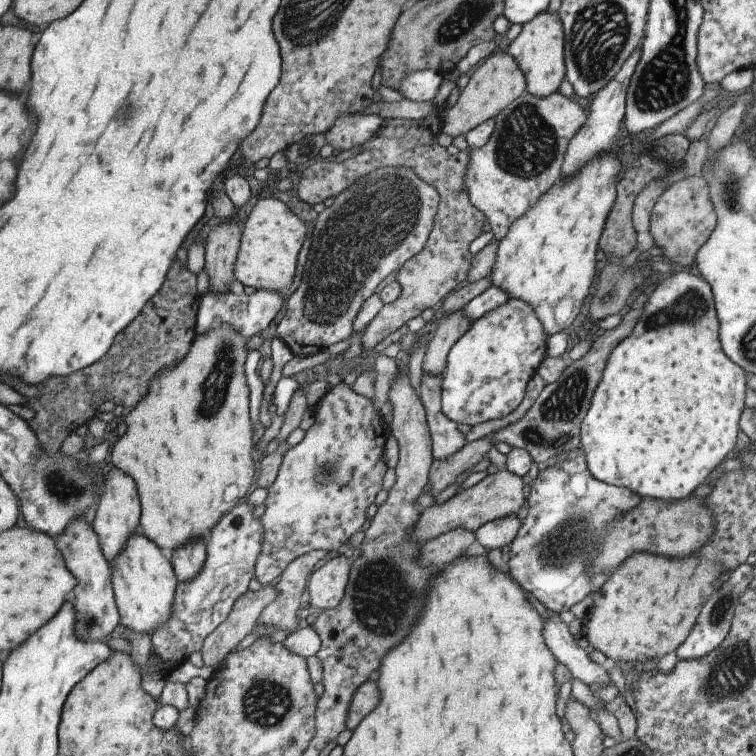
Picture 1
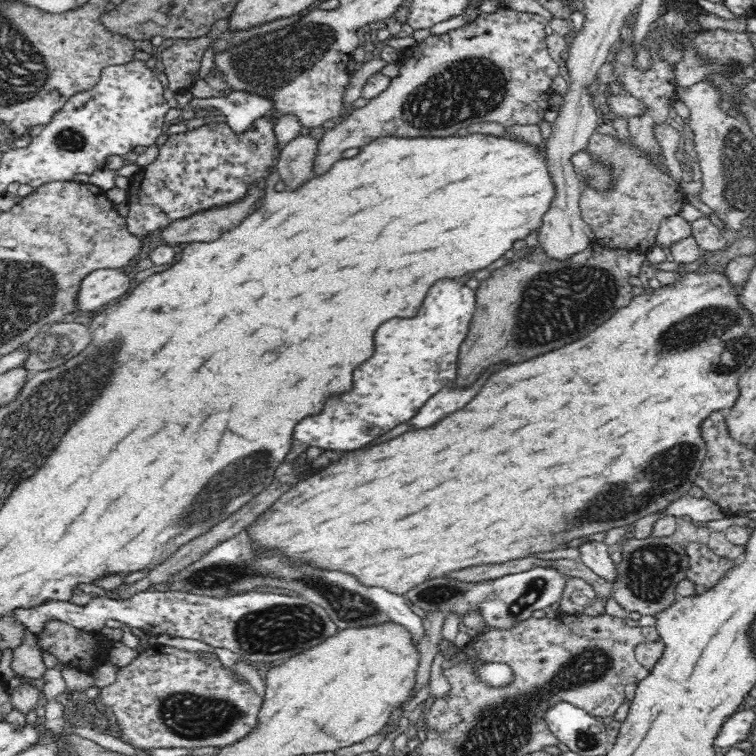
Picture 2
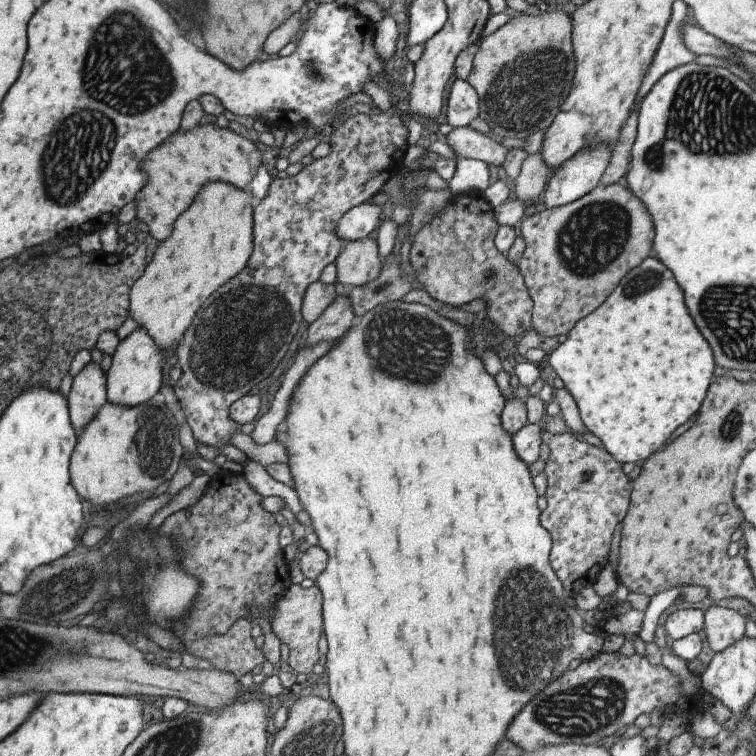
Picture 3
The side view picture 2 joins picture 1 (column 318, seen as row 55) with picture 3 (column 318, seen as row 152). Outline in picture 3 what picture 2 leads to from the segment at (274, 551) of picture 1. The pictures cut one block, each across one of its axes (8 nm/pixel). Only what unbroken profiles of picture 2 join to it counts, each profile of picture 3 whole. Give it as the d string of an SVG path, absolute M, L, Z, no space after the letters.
M336 295L334 302L322 312L322 315L310 323L306 347L342 337L350 330L354 321L351 298Z

